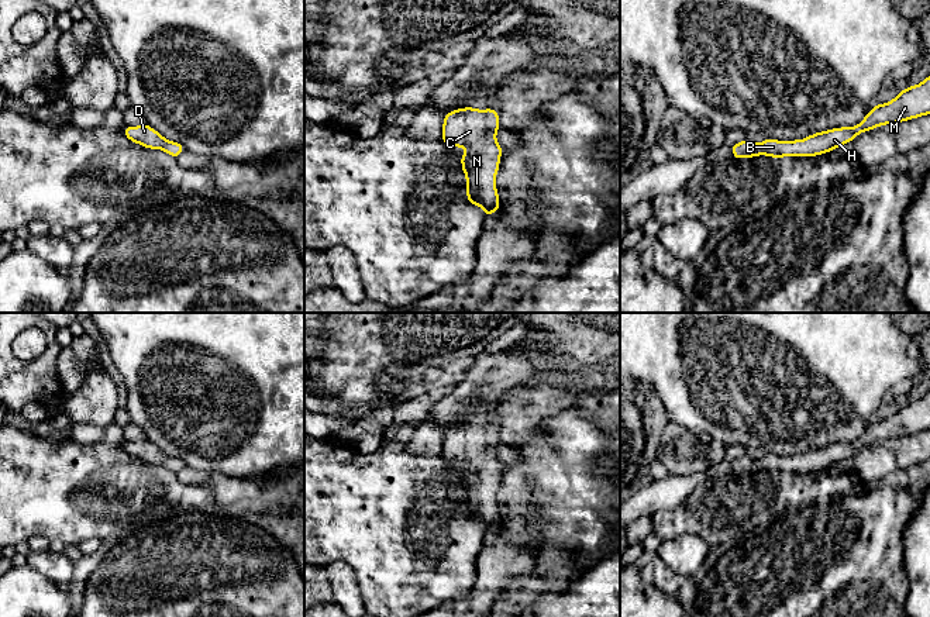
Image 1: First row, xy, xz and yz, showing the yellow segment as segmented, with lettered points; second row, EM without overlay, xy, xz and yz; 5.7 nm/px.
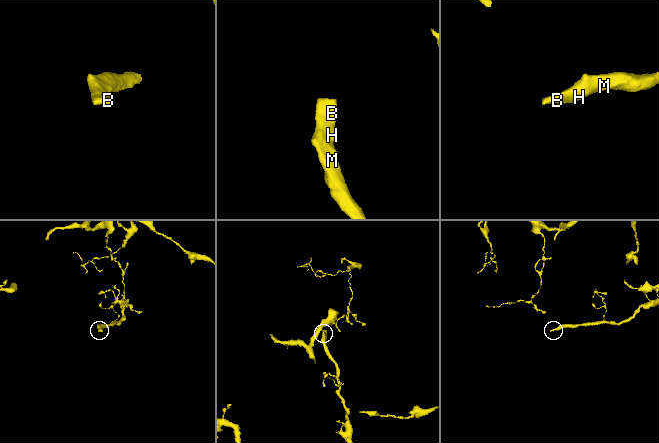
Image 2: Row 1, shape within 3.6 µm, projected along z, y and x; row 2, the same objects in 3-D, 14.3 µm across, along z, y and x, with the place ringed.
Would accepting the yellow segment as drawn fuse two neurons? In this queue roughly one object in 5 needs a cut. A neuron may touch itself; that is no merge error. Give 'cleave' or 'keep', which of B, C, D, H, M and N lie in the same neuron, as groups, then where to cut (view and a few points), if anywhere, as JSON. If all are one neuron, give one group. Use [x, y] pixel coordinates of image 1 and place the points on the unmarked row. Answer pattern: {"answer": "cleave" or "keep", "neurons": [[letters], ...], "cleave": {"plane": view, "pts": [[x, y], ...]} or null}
{"answer": "keep", "neurons": [["B", "C", "D", "H", "M", "N"]], "cleave": null}

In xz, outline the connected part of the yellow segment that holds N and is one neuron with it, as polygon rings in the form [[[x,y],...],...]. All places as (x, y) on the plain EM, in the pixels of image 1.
[[[495,424],[452,425],[445,430],[442,440],[442,458],[448,463],[462,462],[468,466],[461,470],[466,513],[471,520],[482,523],[485,532],[500,524],[495,499],[503,468],[496,456],[496,447],[500,444]]]

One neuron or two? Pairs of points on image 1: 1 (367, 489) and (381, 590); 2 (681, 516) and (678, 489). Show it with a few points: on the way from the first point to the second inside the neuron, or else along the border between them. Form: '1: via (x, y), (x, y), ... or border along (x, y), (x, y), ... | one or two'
1: via (372, 514), (381, 523), (381, 565) | one
2: border along (692, 492), (674, 507), (660, 509), (651, 516) | two

